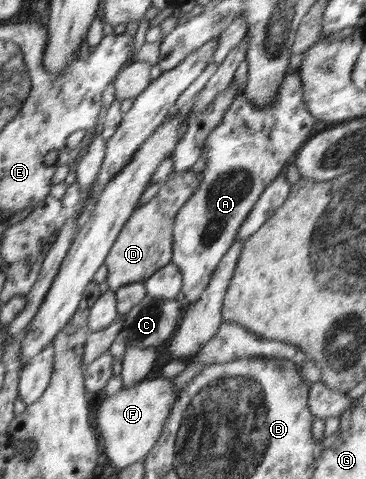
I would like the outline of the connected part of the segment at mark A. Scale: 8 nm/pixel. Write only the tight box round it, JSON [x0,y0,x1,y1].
[172,69,317,307]

